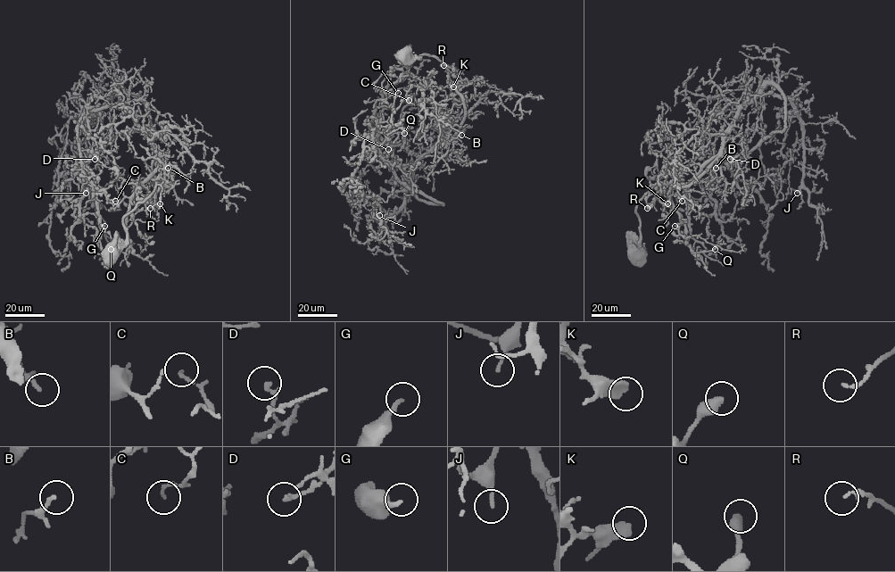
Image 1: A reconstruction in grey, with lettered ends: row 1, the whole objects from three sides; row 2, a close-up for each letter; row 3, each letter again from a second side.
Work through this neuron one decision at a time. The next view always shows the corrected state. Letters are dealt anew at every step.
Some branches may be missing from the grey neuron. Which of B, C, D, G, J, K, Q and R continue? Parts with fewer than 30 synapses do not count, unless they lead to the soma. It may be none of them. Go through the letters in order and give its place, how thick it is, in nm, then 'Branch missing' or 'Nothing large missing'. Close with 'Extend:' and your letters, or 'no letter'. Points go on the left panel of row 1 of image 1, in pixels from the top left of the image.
B: Place: (168, 168). Thickness 160 nm. Nothing large missing
C: Place: (115, 201). Thickness 130 nm. Nothing large missing
D: Place: (95, 159). Thickness 200 nm. Nothing large missing
G: Place: (104, 226). Thickness 240 nm. Nothing large missing
J: Place: (86, 193). Thickness 150 nm. Nothing large missing
K: Place: (160, 203). Thickness 500 nm. Nothing large missing
Q: Place: (111, 249). Thickness 480 nm. Nothing large missing
R: Place: (150, 208). Thickness 150 nm. Nothing large missing
Extend: no letter

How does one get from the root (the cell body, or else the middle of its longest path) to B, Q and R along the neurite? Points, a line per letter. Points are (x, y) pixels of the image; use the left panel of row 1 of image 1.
B: (111, 254), (126, 239), (123, 219), (152, 193), (157, 182), (171, 185), (171, 175), (163, 160), (168, 168)
Q: (111, 254), (123, 219), (171, 182), (120, 103), (89, 110), (78, 129), (98, 245), (111, 249)
R: (111, 254), (126, 239), (123, 219), (159, 185), (162, 188), (160, 206), (157, 203), (150, 208)

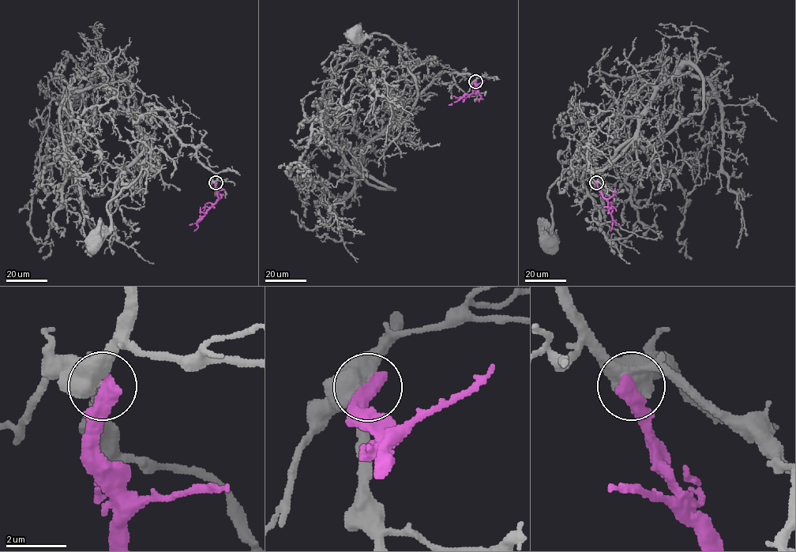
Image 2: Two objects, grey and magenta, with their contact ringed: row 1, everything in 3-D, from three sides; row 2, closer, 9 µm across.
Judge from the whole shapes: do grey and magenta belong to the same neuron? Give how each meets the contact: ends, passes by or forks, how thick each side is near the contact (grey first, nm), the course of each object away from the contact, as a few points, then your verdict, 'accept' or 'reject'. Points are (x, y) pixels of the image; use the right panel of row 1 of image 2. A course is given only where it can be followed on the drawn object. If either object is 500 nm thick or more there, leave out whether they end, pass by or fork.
650 nm thick on the grey side, 550 nm on the other; grey runs (596, 182), (586, 144), (613, 115), (636, 118), (636, 137), (606, 167), (569, 167), (550, 186), (546, 242); magenta runs (596, 182), (601, 195), (608, 202), (612, 222), (610, 231); reject

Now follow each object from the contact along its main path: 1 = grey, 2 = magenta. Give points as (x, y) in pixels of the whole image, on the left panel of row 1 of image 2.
1: (215, 182), (197, 150), (158, 117), (133, 116), (158, 167), (142, 167), (107, 204), (110, 225), (94, 242)
2: (215, 182), (217, 200), (197, 222), (197, 227), (194, 231)

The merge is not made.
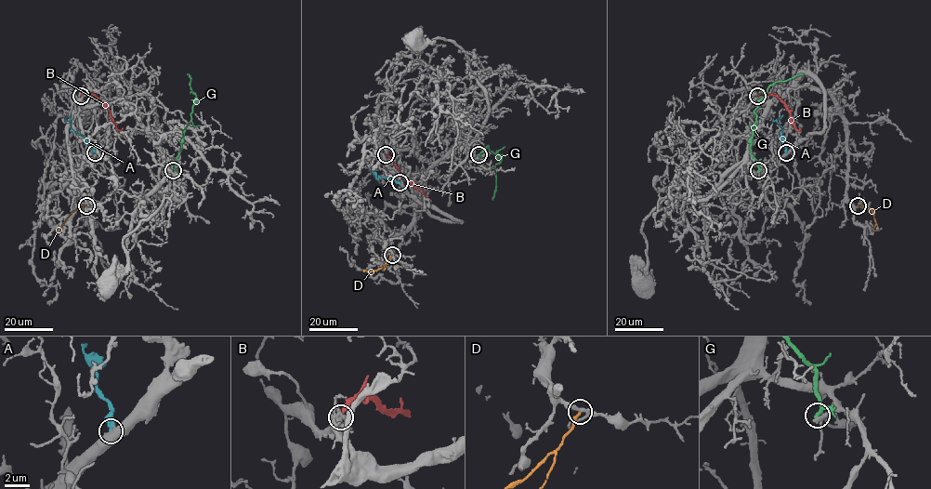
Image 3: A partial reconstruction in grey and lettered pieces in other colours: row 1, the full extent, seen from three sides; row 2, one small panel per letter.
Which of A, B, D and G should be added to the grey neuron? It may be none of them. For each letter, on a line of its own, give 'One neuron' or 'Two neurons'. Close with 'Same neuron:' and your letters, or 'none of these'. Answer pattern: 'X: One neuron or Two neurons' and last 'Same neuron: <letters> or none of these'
A: Two neurons
B: Two neurons
D: Two neurons
G: Two neurons
Same neuron: none of these

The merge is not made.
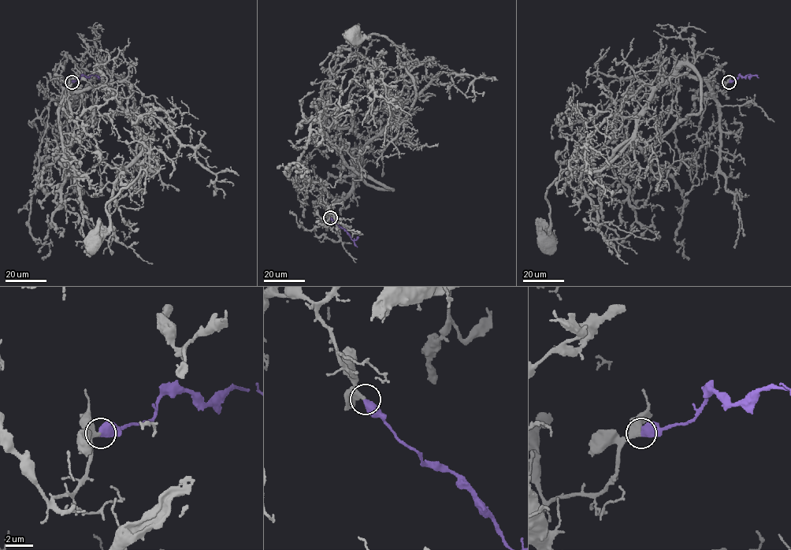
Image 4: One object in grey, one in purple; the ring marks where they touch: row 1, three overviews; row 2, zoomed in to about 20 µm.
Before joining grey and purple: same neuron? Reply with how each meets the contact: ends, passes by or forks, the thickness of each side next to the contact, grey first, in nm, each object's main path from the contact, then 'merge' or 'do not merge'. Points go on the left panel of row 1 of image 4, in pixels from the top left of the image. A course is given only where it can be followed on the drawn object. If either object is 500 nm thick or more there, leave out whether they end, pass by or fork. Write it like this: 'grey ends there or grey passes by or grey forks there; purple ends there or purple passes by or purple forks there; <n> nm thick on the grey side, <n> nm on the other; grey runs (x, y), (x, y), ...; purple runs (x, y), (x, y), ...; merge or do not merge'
320 nm thick on the grey side, 600 nm on the other; grey runs (72, 82), (64, 92), (76, 95), (98, 74), (156, 159), (105, 205), (109, 225), (93, 242); purple runs (72, 82), (83, 76), (95, 75), (98, 77); merge

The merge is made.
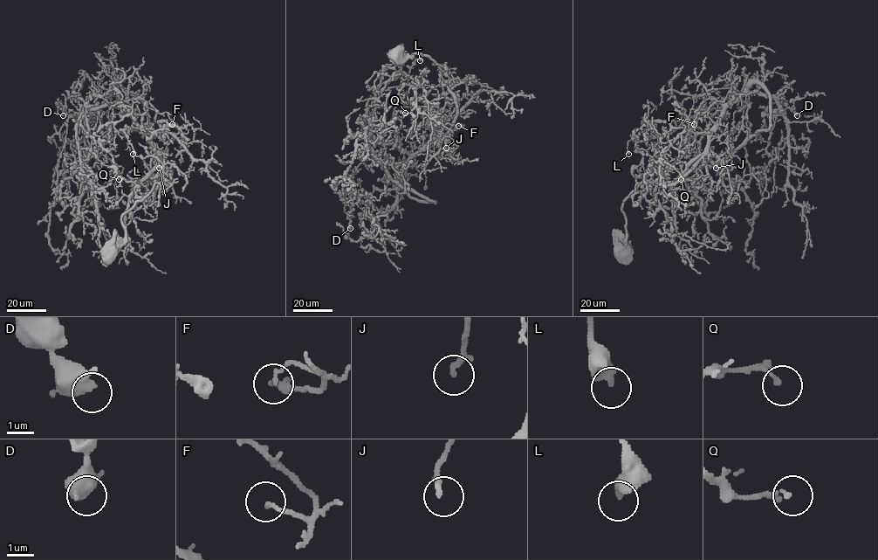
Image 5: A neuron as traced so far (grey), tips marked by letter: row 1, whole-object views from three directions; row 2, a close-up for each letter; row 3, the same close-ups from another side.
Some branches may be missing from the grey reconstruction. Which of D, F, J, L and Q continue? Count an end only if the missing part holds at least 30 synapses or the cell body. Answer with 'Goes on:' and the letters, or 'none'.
Goes on: none

